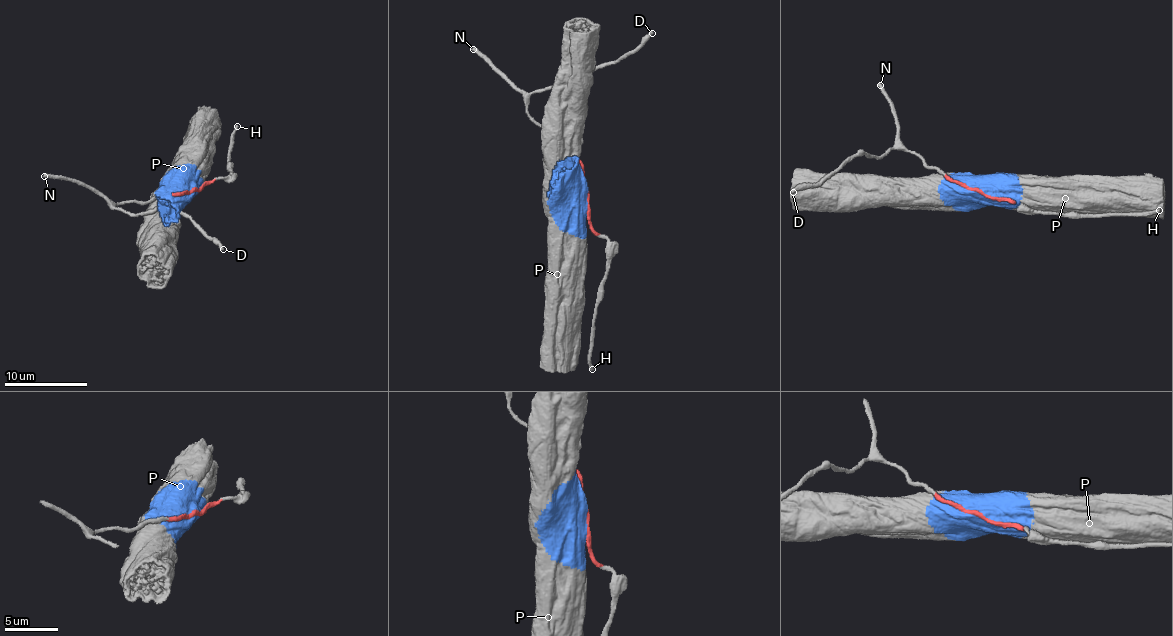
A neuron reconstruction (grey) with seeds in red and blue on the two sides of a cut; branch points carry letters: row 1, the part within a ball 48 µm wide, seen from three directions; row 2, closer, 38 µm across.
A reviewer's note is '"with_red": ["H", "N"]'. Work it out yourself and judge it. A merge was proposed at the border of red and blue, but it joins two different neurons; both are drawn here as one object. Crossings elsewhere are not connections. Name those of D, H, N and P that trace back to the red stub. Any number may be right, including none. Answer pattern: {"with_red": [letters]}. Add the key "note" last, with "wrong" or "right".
{"with_red": ["D", "H", "N"], "note": "wrong"}

